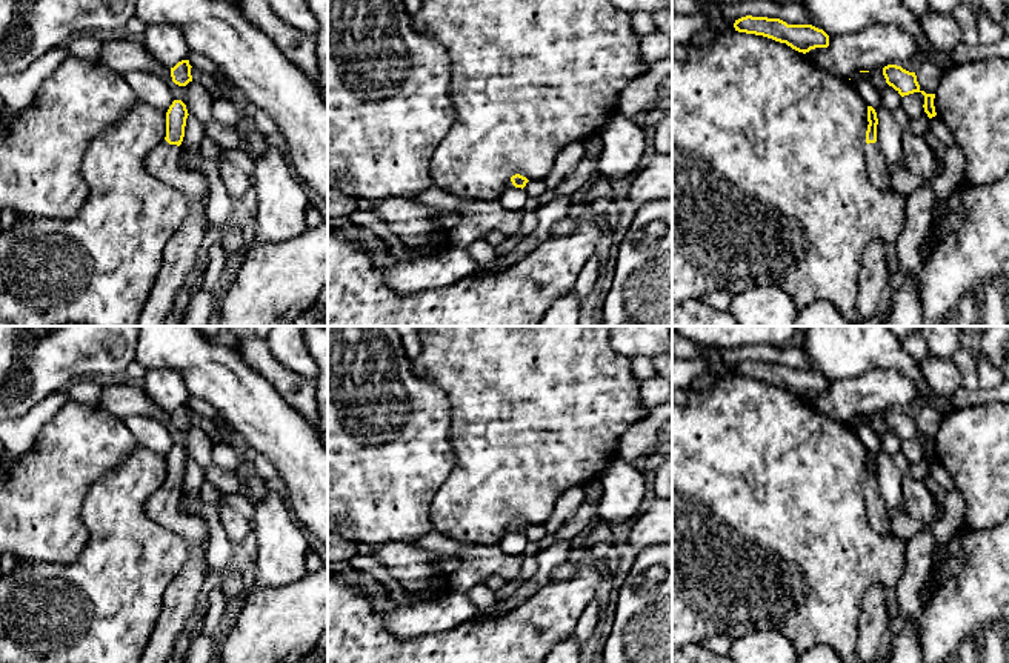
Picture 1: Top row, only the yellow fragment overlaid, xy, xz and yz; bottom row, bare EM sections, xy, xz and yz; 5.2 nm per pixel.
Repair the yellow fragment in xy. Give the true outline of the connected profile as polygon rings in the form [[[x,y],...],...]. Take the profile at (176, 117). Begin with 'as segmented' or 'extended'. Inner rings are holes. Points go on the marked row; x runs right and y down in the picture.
extended; [[[174,100],[166,112],[166,137],[148,157],[148,169],[181,191],[189,202],[189,211],[181,228],[165,248],[163,266],[137,326],[162,326],[172,309],[177,291],[185,286],[197,263],[198,249],[208,232],[205,203],[209,194],[208,183],[201,174],[181,169],[178,165],[188,115],[186,105]]]

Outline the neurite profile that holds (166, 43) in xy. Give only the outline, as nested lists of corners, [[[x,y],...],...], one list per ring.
[[[148,25],[140,42],[162,66],[169,69],[188,60],[191,54],[185,34],[177,26]]]

